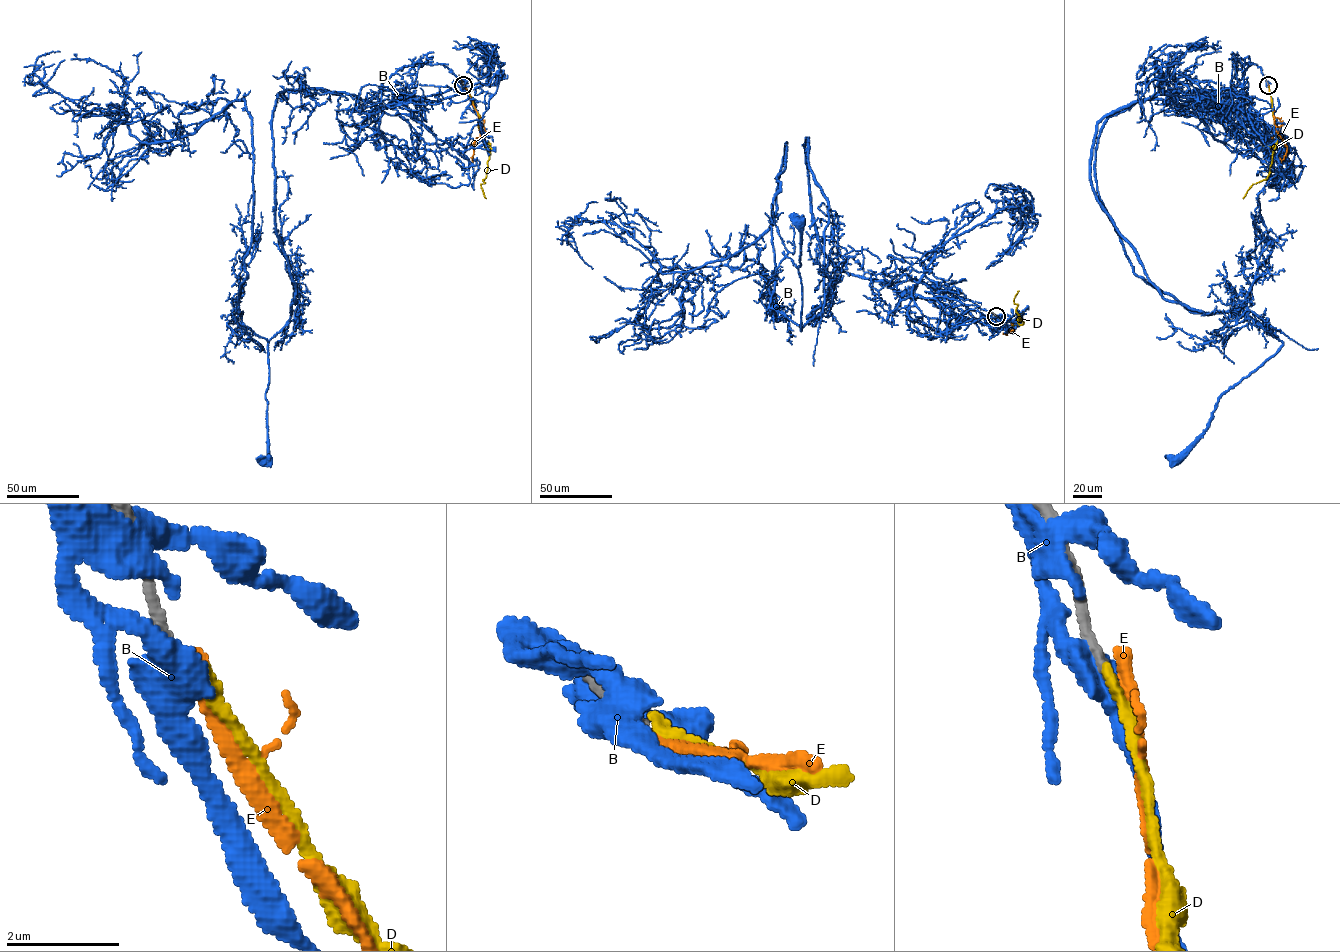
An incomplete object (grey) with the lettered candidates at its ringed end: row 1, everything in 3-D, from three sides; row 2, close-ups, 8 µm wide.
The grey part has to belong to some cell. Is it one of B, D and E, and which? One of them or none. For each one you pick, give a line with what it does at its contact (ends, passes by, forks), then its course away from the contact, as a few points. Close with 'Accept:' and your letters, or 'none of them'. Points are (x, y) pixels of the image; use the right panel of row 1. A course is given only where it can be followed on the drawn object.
Accept: none of them

